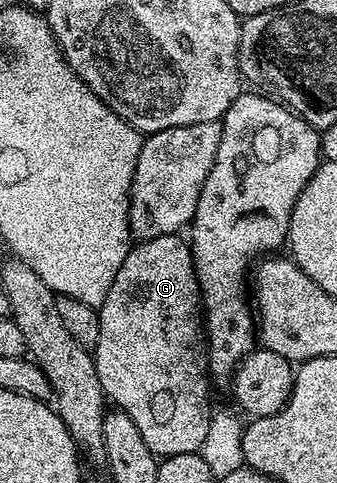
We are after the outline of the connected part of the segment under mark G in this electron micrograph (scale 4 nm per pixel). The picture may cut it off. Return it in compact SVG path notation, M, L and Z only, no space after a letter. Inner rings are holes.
M179 234L138 241L127 251L117 278L113 278L113 286L109 286L109 294L105 294L105 302L97 311L101 338L97 338L93 355L103 396L110 403L112 400L118 411L133 418L137 430L141 430L141 438L145 438L145 446L156 457L198 452L209 431L213 405L201 293L190 243Z

